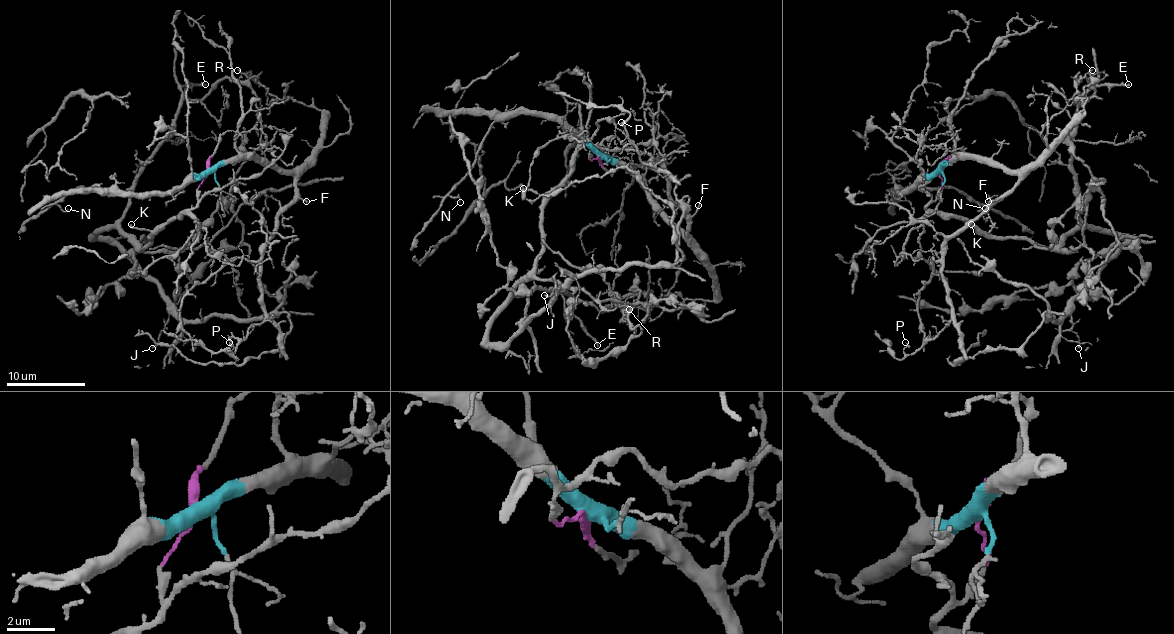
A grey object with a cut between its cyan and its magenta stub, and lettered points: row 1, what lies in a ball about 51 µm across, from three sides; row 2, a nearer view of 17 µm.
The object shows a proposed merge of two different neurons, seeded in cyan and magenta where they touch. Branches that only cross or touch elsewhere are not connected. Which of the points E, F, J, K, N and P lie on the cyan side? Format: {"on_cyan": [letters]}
{"on_cyan": ["F", "N", "P"]}

